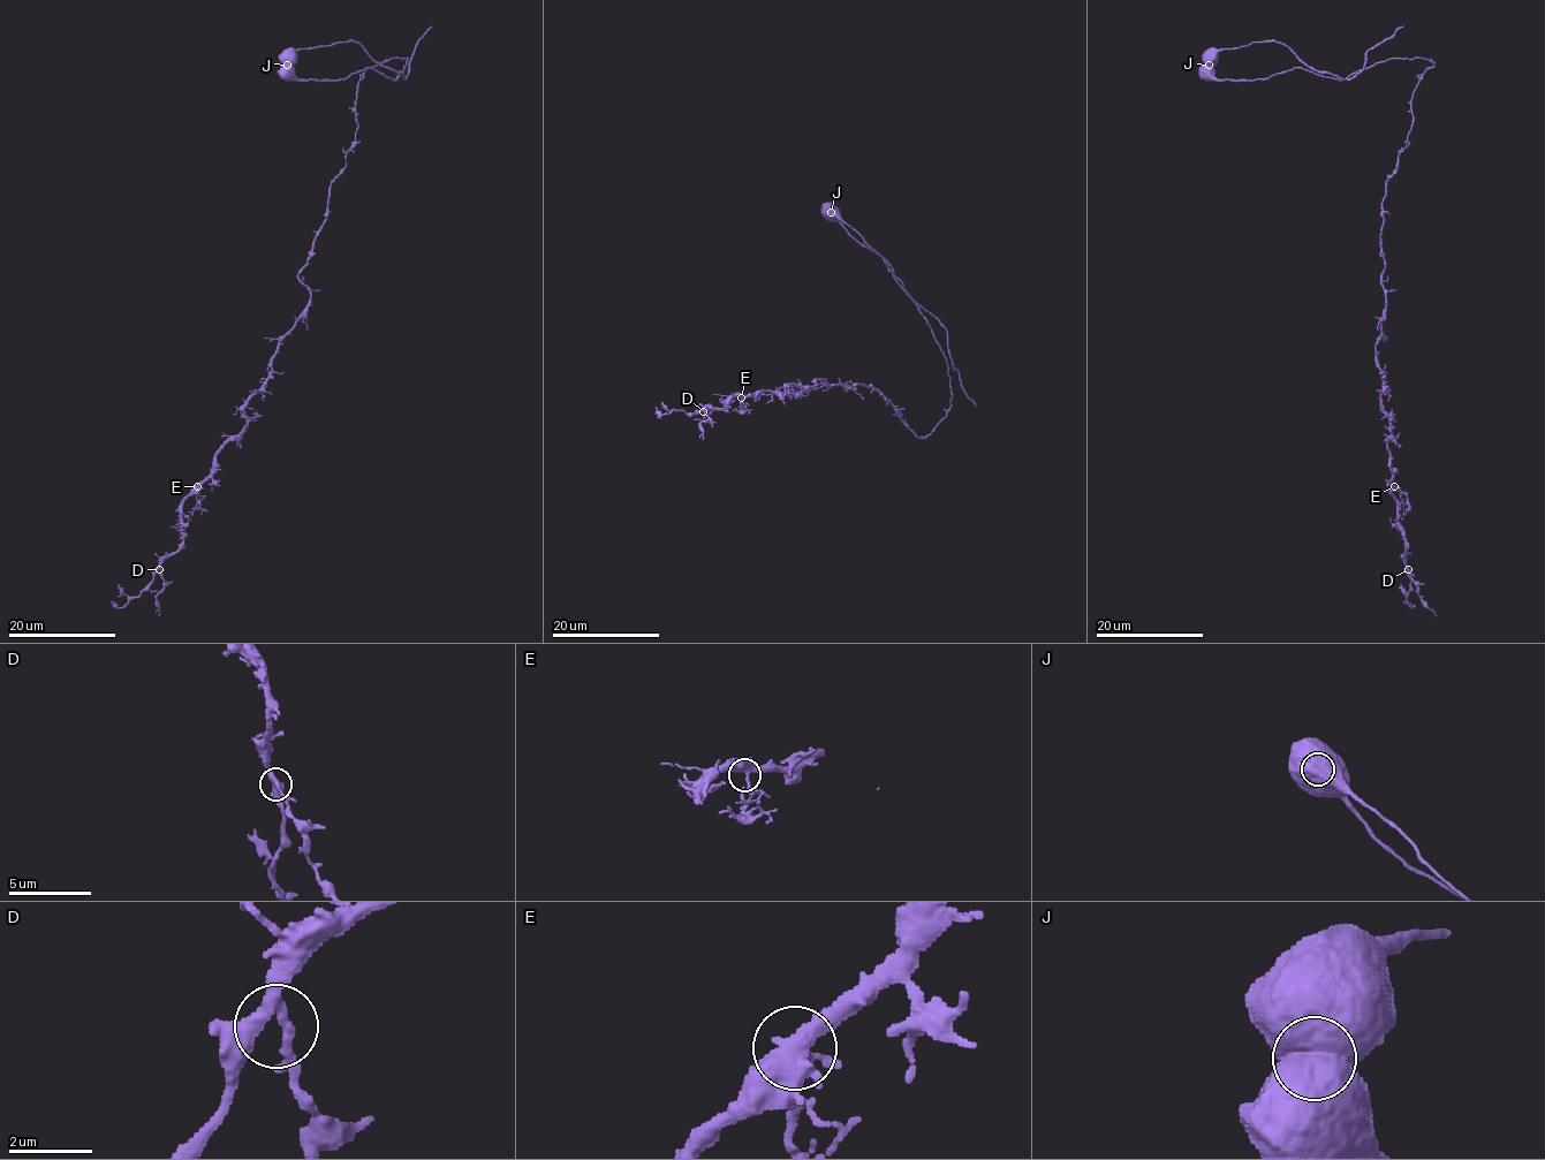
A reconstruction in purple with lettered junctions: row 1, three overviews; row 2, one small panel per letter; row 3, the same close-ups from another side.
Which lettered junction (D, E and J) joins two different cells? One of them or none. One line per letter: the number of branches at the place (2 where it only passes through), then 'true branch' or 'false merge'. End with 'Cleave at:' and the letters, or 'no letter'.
D: branches 3; true branch
E: branches 5; true branch
J: branches 2; false merge
Cleave at: J

